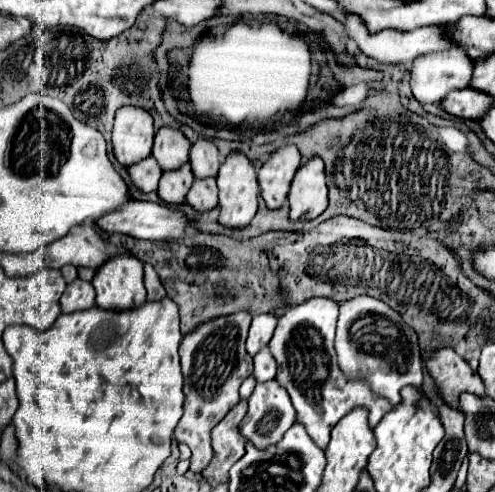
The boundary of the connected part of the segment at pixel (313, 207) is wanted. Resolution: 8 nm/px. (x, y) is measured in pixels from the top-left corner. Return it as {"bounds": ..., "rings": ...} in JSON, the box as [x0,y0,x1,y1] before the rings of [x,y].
{"bounds":[289,157,327,219],"rings":[[[321,157],[307,159],[291,185],[289,191],[289,205],[291,205],[291,219],[301,217],[317,217],[327,207],[327,177],[325,177],[325,163]]]}

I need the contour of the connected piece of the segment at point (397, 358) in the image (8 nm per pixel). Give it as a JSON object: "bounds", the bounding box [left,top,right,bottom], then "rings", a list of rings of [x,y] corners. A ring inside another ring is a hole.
{"bounds":[335,295,423,405],"rings":[[[357,295],[341,303],[335,351],[339,367],[349,379],[363,379],[373,393],[389,399],[393,405],[401,401],[401,387],[415,385],[421,389],[423,363],[417,331],[405,323],[403,315],[385,301],[371,295]]]}

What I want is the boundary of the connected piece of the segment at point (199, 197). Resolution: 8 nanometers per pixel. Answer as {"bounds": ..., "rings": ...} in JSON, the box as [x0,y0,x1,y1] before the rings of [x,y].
{"bounds":[187,177,217,211],"rings":[[[205,177],[205,179],[195,179],[189,193],[187,193],[187,203],[193,205],[199,211],[213,209],[217,205],[217,183],[215,177]]]}

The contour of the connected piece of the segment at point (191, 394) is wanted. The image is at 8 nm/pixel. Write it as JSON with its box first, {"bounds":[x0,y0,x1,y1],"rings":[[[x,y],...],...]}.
{"bounds":[175,309,253,475],"rings":[[[241,309],[237,313],[201,323],[181,341],[179,355],[181,371],[185,377],[185,413],[175,427],[175,439],[189,445],[193,453],[189,469],[195,475],[201,475],[215,457],[215,451],[211,447],[211,429],[229,413],[233,405],[239,403],[239,387],[253,373],[253,357],[245,349],[251,321],[251,311]]]}

